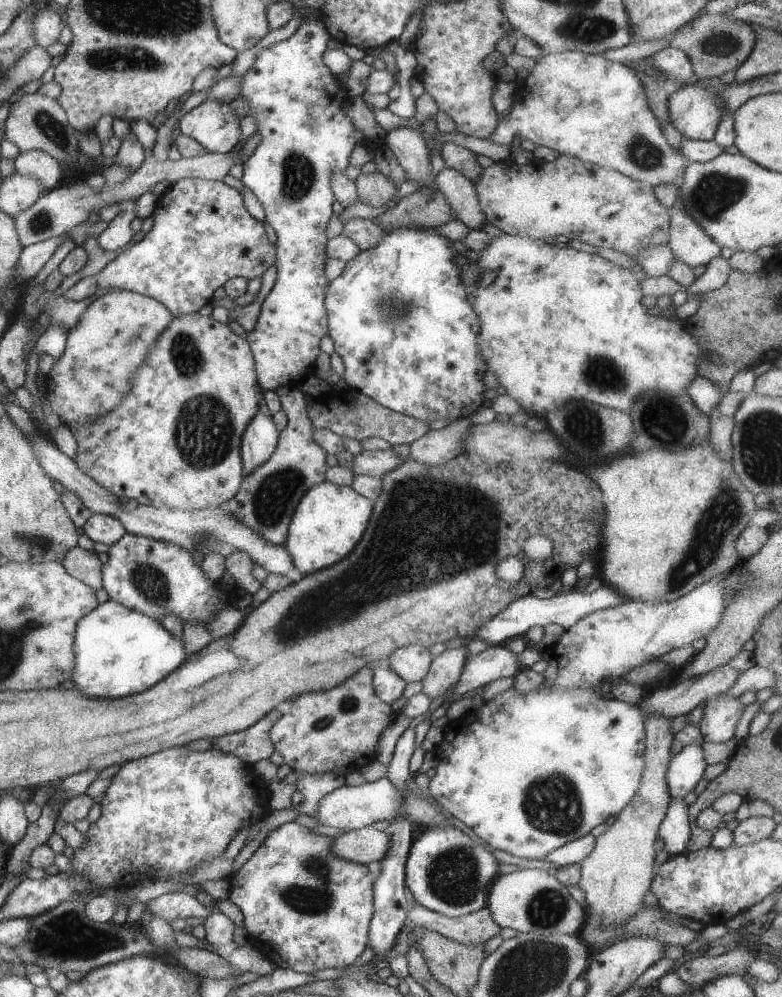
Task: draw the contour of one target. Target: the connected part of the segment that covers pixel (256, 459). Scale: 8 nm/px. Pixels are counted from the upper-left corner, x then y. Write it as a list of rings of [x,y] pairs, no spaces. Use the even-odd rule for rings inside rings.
[[[259,412],[246,426],[246,432],[241,440],[241,455],[243,476],[250,476],[254,468],[266,462],[274,454],[279,439],[278,426],[274,424],[273,416]]]

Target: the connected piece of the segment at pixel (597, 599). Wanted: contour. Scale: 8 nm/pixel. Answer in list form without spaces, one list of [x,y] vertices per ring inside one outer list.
[[[603,584],[602,587],[590,594],[570,590],[570,592],[555,593],[552,598],[547,599],[538,599],[528,594],[524,598],[515,598],[514,602],[510,602],[500,614],[490,618],[488,622],[483,622],[482,626],[474,632],[474,637],[482,639],[490,645],[502,645],[503,642],[508,643],[511,639],[522,637],[534,625],[545,627],[547,624],[554,623],[567,629],[574,626],[580,618],[584,618],[592,612],[614,608],[623,602],[628,602],[628,598],[622,596],[618,590],[614,590],[608,584]]]

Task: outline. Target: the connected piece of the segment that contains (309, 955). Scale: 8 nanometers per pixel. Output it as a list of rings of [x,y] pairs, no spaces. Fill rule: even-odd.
[[[288,822],[281,825],[276,830],[268,832],[265,840],[260,847],[252,854],[250,860],[240,868],[233,878],[230,879],[230,896],[229,899],[240,908],[244,925],[241,931],[241,937],[252,937],[254,946],[268,946],[268,952],[272,954],[272,960],[277,967],[286,970],[295,970],[299,973],[314,973],[325,968],[345,968],[352,966],[360,955],[366,950],[368,944],[370,921],[374,916],[374,881],[375,876],[370,872],[367,865],[358,864],[356,862],[348,862],[342,860],[338,856],[334,856],[327,847],[327,842],[331,841],[326,835],[316,834],[308,827],[304,827],[296,822]]]

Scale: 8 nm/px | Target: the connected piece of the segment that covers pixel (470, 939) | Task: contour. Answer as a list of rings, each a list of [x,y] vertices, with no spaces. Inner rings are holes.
[[[416,901],[407,904],[407,920],[416,927],[426,928],[454,940],[458,944],[484,944],[500,934],[501,926],[484,905],[480,910],[458,918],[448,918],[426,910]]]

